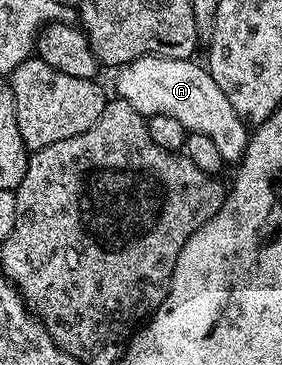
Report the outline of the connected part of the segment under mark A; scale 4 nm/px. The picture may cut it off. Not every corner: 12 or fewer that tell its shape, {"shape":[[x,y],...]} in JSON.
{"shape":[[140,56],[116,95],[240,162],[250,129],[196,59]]}

